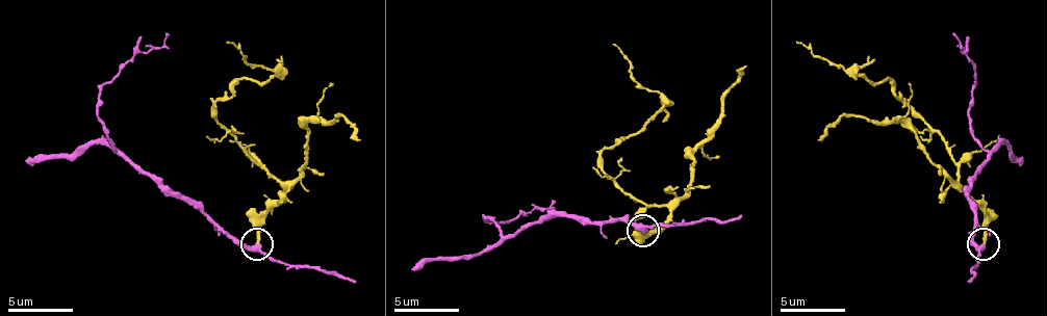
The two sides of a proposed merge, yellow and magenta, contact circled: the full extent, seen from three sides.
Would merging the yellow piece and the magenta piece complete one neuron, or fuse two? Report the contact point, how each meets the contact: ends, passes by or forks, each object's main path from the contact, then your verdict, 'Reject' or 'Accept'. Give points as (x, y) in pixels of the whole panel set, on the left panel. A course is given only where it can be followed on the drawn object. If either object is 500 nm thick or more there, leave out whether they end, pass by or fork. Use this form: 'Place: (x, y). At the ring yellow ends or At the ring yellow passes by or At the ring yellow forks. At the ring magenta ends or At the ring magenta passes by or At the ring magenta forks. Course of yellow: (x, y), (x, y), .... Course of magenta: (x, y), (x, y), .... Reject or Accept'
Place: (257, 243). At the ring yellow ends. At the ring magenta passes by. Course of yellow: (257, 242), (257, 224), (283, 187), (215, 116), (215, 103), (274, 71), (225, 42). Course of magenta: (257, 242), (231, 239), (205, 213), (167, 194), (105, 135), (99, 90), (141, 51), (160, 48), (167, 32). Accept

